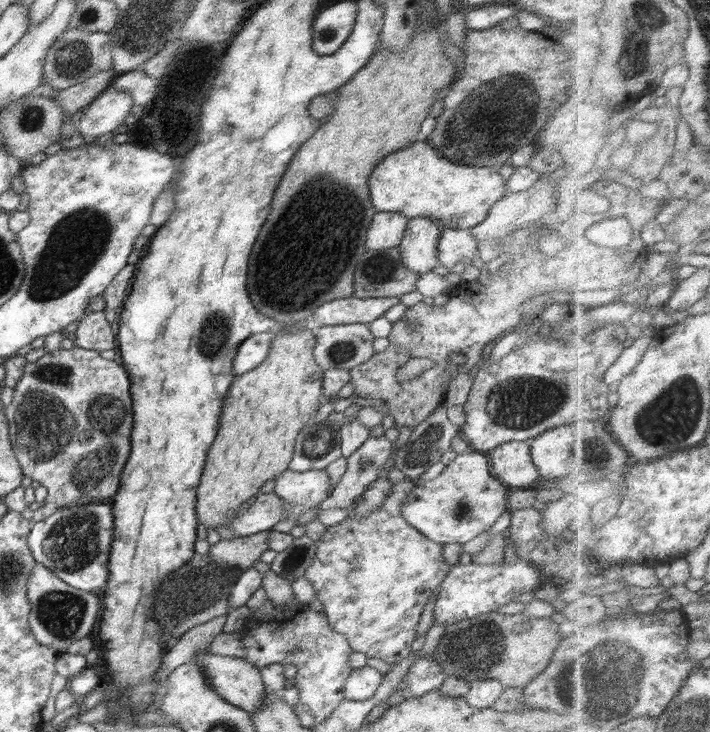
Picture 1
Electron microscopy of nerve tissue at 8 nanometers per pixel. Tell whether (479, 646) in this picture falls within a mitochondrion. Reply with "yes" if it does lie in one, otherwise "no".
yes

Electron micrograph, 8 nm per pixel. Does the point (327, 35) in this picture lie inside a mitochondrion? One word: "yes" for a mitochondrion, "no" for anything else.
no

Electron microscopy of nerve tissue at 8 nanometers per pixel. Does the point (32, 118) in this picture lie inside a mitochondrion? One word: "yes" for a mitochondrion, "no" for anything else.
yes

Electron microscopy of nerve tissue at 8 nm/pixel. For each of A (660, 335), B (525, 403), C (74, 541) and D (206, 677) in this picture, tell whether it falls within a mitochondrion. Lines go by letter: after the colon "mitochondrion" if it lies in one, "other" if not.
A: other
B: mitochondrion
C: mitochondrion
D: other

